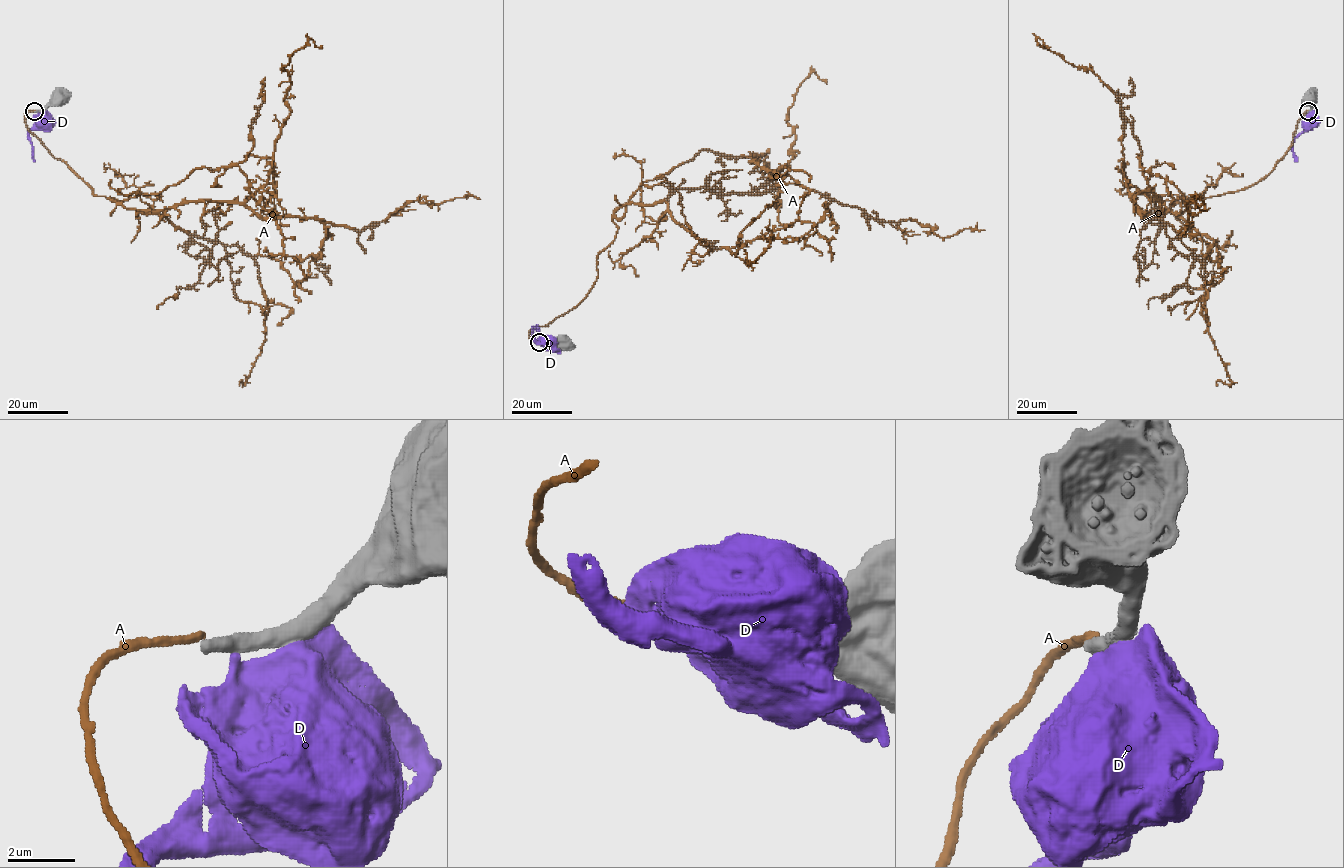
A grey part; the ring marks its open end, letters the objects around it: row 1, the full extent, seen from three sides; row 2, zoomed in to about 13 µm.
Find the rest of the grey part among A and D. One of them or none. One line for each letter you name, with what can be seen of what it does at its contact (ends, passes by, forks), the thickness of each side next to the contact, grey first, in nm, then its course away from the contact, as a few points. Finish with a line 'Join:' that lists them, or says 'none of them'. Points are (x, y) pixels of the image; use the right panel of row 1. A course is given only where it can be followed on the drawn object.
Join: none of them

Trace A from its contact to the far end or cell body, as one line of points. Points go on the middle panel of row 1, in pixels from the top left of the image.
A: (539, 341), (530, 331), (589, 291), (612, 214), (679, 189), (799, 183), (942, 238), (984, 230)

